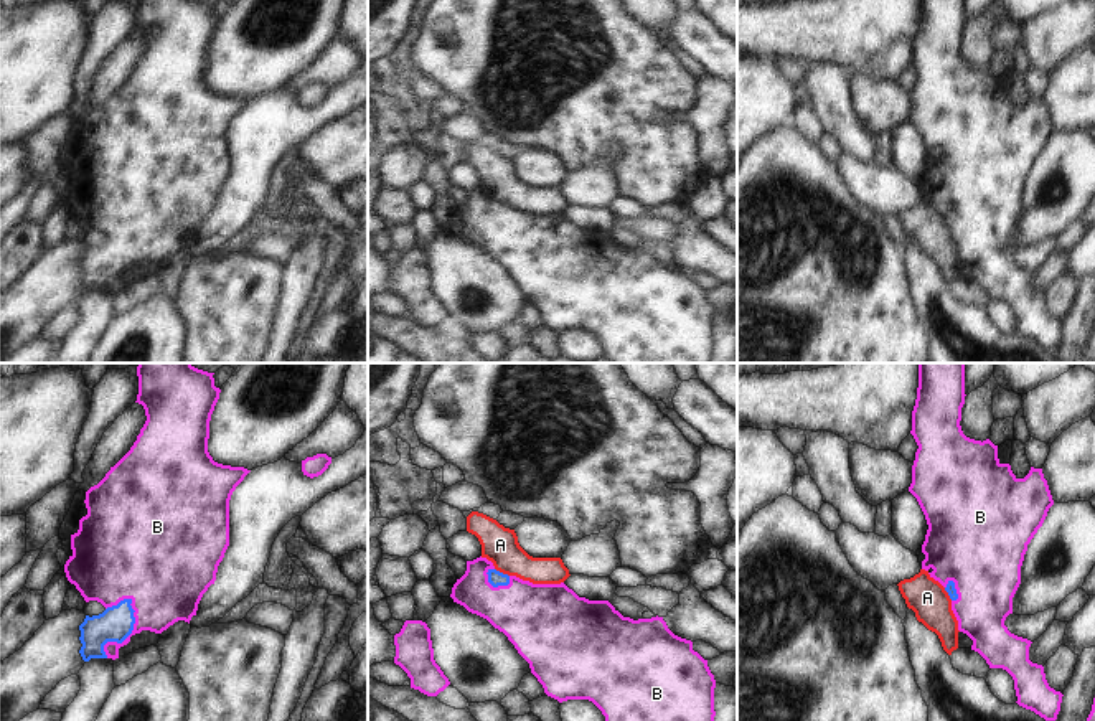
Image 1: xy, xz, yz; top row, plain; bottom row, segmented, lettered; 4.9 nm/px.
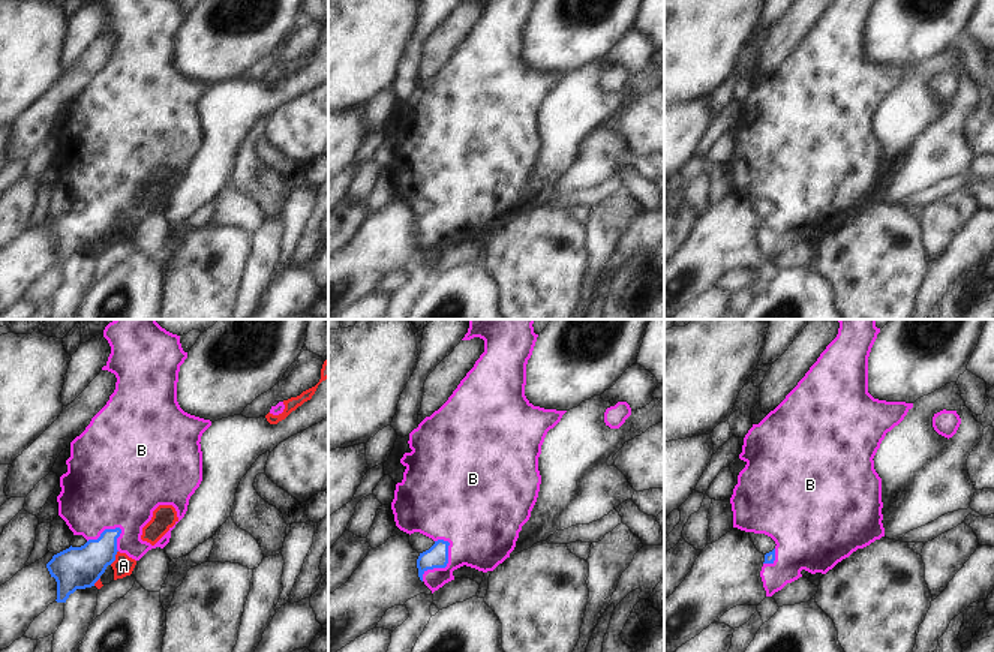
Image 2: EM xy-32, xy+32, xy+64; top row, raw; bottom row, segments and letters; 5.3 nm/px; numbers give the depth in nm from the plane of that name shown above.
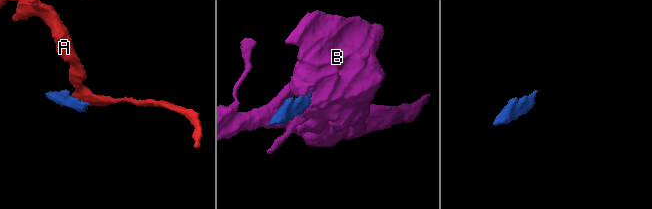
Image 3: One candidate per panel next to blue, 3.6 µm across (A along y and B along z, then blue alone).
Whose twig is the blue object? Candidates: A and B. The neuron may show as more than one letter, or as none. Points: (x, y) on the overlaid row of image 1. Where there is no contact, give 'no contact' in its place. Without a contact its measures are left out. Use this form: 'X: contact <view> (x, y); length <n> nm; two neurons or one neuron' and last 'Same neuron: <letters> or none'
A: contact xz (502, 573); length 80 nm; two neurons
B: contact xy (129, 634); length 320 nm; one neuron
Same neuron: B

